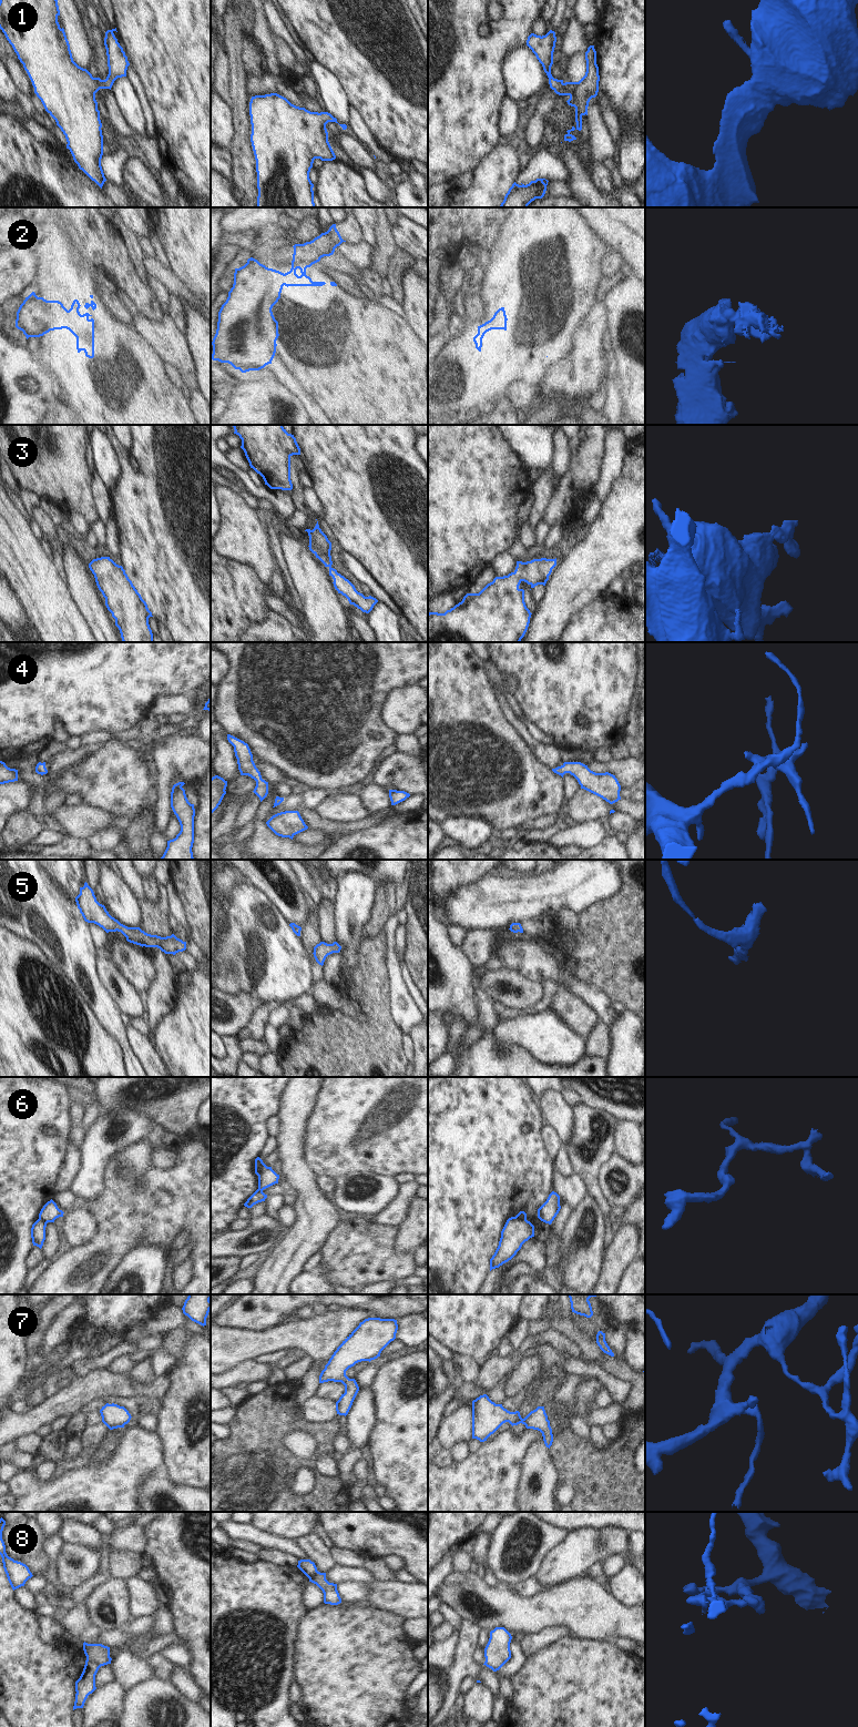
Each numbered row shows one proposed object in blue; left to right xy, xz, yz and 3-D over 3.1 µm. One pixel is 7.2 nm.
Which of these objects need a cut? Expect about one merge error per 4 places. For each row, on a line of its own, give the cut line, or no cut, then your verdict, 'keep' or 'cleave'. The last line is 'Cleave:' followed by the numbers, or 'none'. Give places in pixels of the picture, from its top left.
1: no cut; keep
2: no cut; keep
3: no cut; keep
4: no cut; keep
5: no cut; keep
6: cut in xz along (262, 1161), (256, 1174); cleave
7: no cut; keep
8: cut in xy along (87, 1659), (94, 1661), (100, 1666); cleave
Cleave: 6, 8

